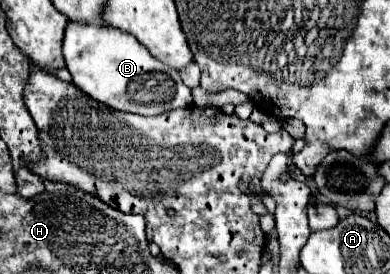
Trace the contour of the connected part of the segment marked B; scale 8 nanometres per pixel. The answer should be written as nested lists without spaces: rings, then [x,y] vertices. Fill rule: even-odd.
[[[67,23],[63,55],[75,87],[111,109],[137,115],[161,115],[177,107],[193,105],[191,89],[181,81],[179,71],[155,59],[133,35],[121,29]]]

